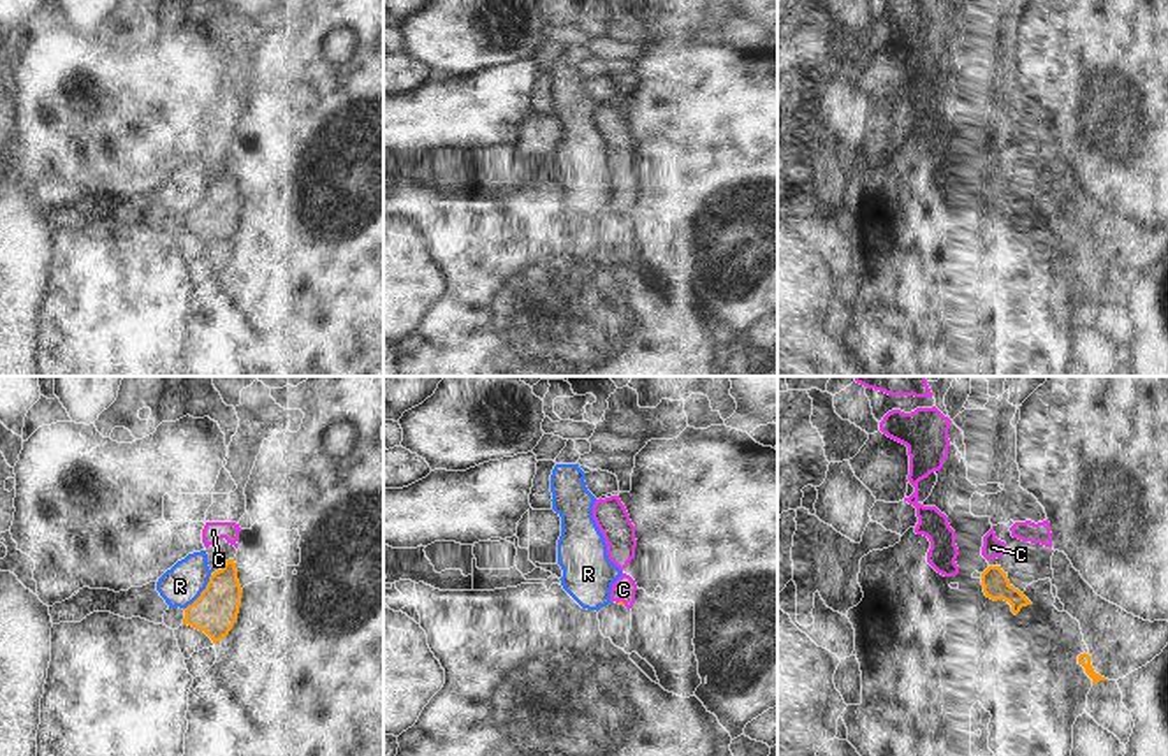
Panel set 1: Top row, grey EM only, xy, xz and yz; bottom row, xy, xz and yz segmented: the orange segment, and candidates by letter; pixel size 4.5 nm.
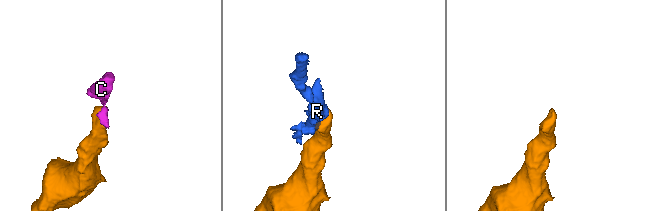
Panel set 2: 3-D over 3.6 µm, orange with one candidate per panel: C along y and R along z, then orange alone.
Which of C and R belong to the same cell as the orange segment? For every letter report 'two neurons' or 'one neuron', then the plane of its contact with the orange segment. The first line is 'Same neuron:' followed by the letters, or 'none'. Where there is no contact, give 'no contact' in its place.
Same neuron: C
C: one neuron | xz
R: two neurons | xy

